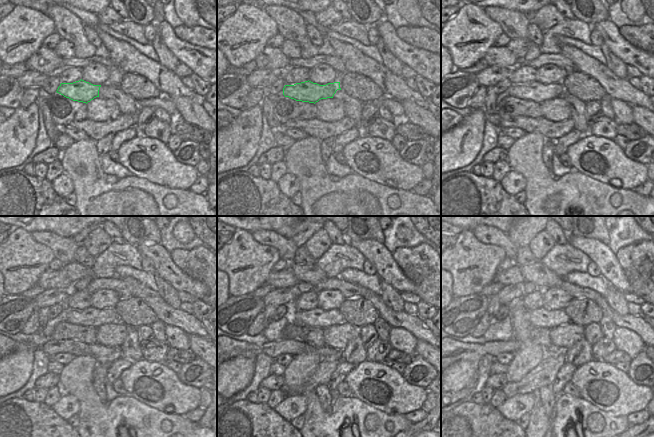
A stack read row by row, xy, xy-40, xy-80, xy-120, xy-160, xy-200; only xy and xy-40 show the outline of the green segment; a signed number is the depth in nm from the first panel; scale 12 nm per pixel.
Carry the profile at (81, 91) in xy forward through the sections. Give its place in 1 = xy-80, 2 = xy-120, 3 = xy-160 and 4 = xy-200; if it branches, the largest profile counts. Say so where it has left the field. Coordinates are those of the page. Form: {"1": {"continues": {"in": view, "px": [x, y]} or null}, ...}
{"1": {"continues": {"in": "xy-80", "px": [535, 91]}}, "2": {"continues": {"in": "xy-120", "px": [91, 317]}}, "3": {"continues": {"in": "xy-160", "px": [317, 317]}}, "4": {"continues": {"in": "xy-200", "px": [541, 317]}}}

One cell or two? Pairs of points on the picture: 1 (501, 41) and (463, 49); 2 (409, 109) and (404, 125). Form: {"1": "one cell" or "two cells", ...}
{"1": "two cells", "2": "two cells"}

